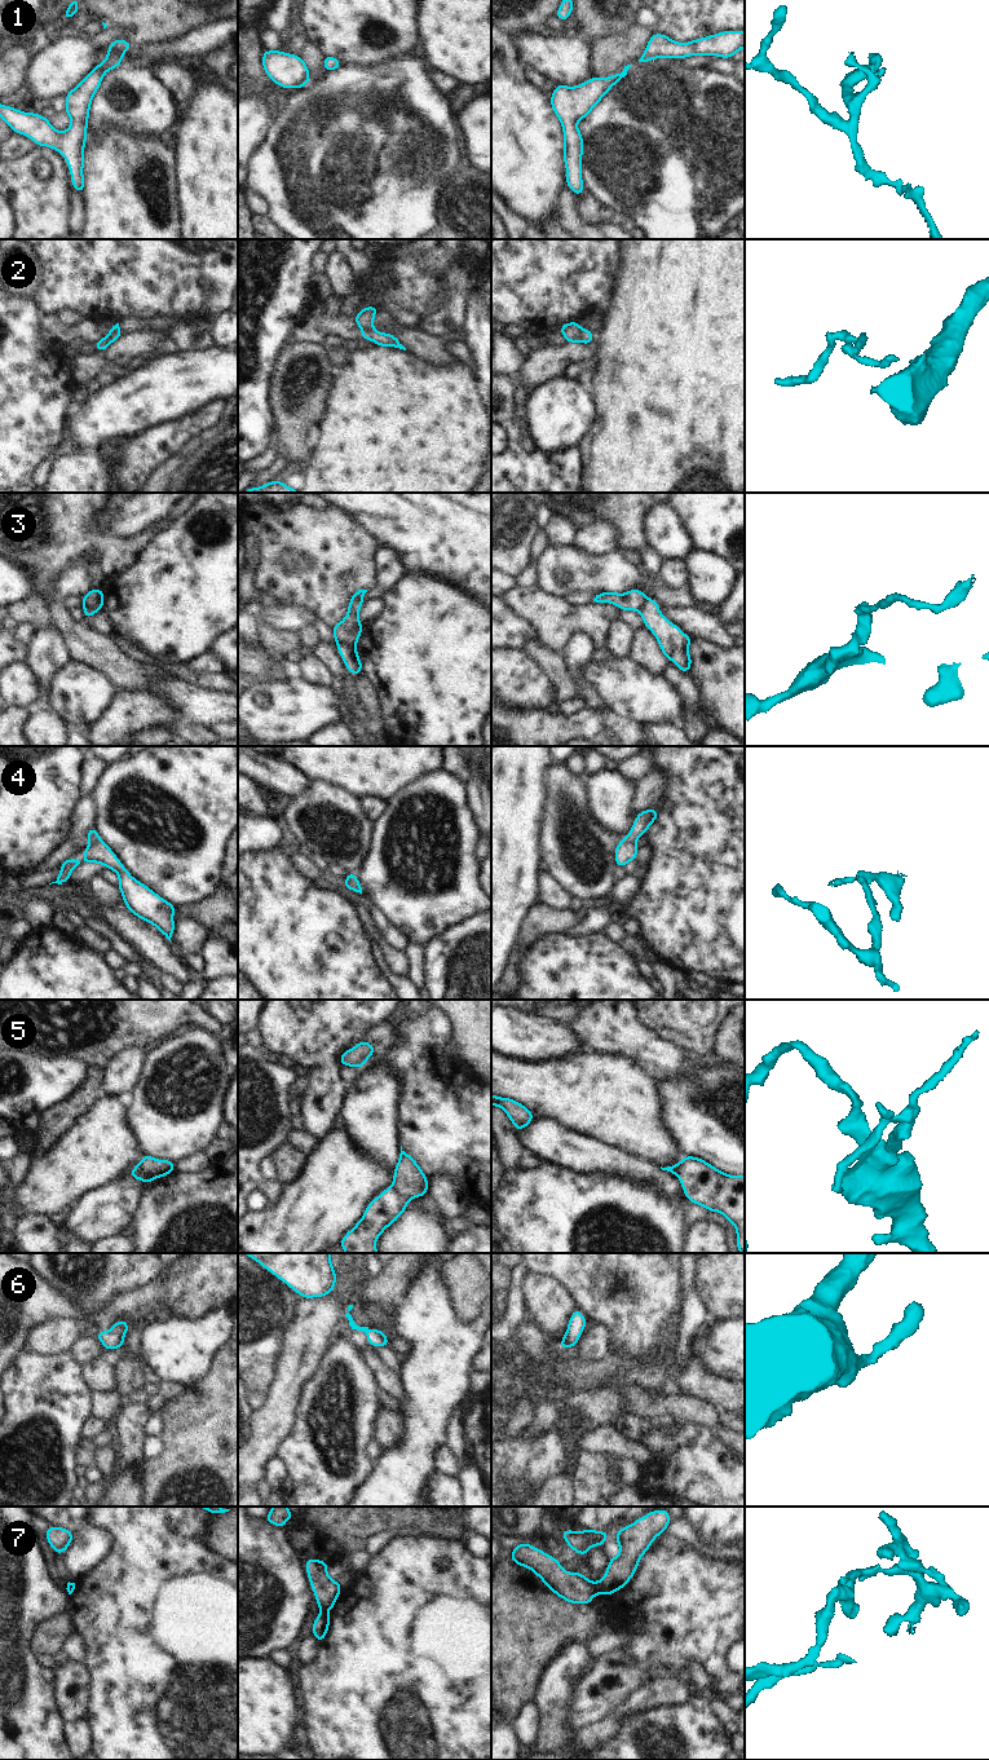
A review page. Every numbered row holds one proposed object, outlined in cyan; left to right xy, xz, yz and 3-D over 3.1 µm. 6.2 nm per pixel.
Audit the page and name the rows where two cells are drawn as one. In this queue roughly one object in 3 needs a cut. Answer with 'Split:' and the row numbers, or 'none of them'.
Split: 2, 3, 4, 5, 7

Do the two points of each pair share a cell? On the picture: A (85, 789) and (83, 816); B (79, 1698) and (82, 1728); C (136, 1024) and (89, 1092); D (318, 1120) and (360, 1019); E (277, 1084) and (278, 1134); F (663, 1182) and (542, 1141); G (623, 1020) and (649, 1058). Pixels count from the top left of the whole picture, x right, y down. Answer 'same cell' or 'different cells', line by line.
A: different cells
B: different cells
C: different cells
D: same cell
E: same cell
F: same cell
G: same cell

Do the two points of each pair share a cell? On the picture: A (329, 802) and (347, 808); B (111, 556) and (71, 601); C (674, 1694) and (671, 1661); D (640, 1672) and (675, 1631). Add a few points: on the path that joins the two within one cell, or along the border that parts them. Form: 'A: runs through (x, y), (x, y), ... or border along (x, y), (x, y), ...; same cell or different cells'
A: runs through (332, 806), (343, 808); same cell
B: border along (62, 601), (69, 609); different cells
C: border along (687, 1672), (659, 1672), (657, 1675); different cells
D: border along (622, 1649), (644, 1661), (657, 1674); different cells

